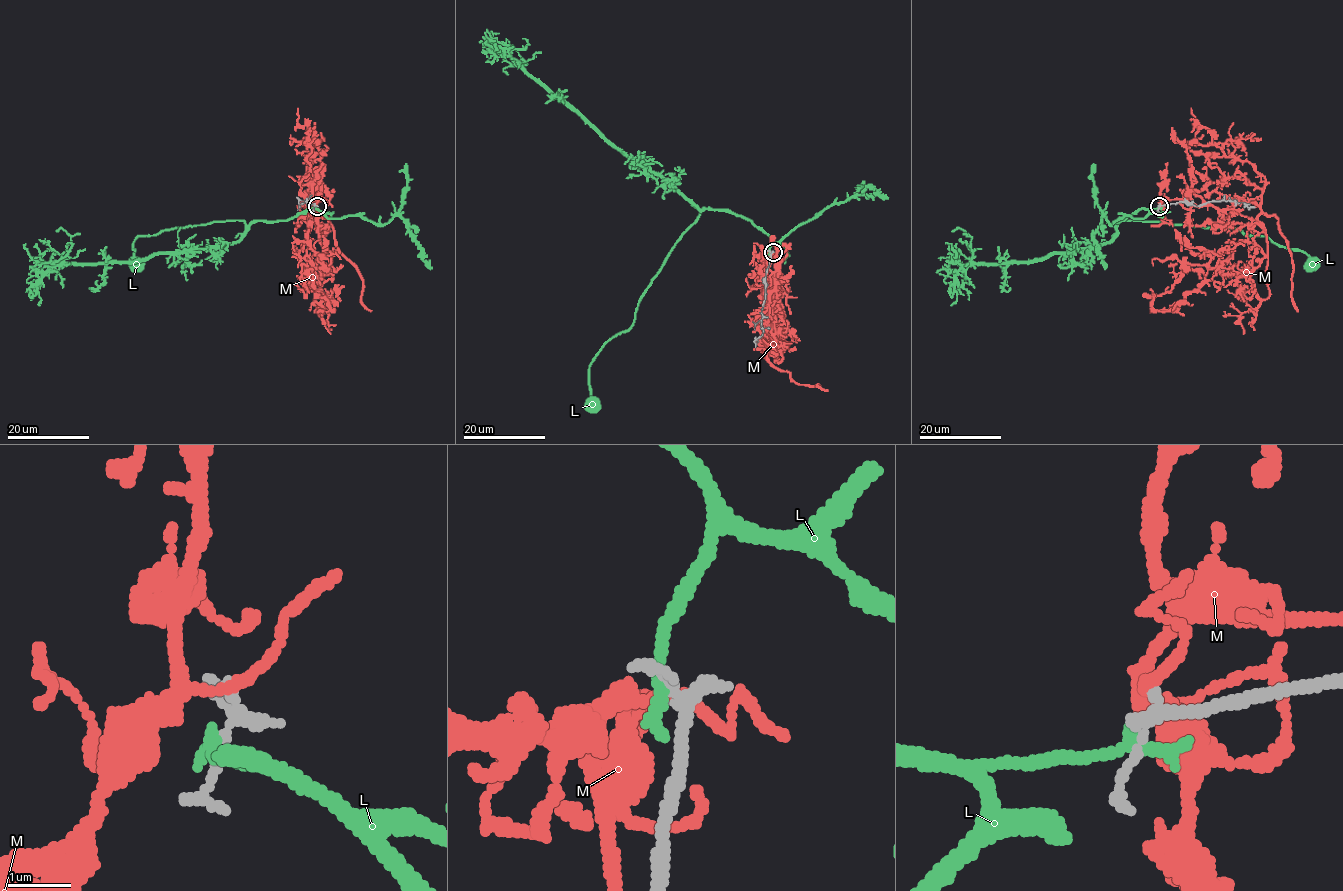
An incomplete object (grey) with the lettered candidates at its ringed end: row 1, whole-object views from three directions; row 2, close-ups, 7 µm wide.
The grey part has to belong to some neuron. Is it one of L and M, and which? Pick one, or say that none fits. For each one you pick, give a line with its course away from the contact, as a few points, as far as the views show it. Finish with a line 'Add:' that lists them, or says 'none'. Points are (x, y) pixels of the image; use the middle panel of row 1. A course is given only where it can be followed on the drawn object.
Add: none

